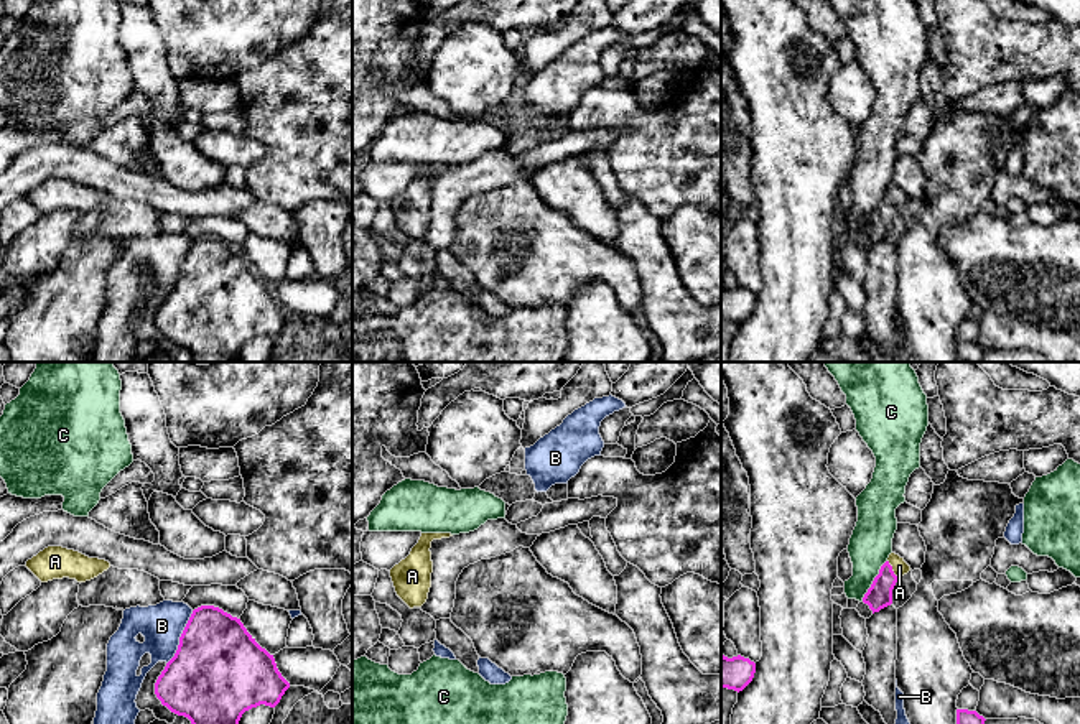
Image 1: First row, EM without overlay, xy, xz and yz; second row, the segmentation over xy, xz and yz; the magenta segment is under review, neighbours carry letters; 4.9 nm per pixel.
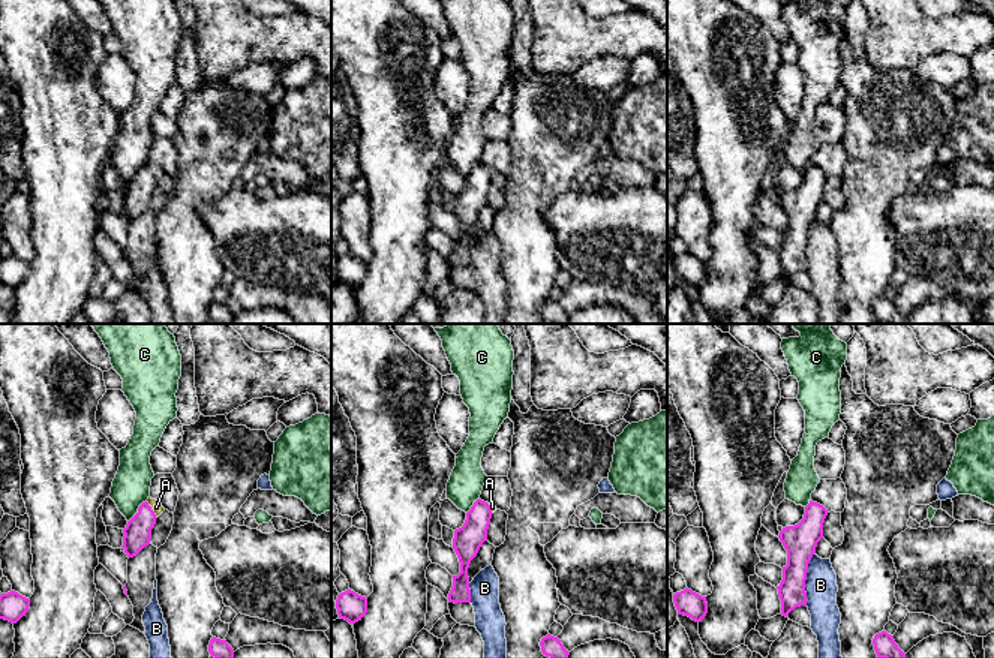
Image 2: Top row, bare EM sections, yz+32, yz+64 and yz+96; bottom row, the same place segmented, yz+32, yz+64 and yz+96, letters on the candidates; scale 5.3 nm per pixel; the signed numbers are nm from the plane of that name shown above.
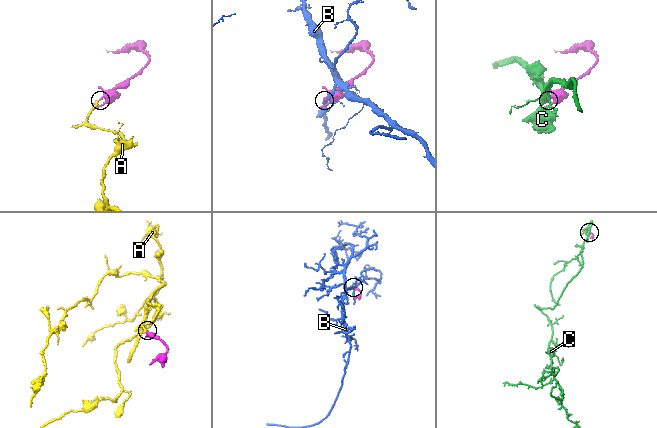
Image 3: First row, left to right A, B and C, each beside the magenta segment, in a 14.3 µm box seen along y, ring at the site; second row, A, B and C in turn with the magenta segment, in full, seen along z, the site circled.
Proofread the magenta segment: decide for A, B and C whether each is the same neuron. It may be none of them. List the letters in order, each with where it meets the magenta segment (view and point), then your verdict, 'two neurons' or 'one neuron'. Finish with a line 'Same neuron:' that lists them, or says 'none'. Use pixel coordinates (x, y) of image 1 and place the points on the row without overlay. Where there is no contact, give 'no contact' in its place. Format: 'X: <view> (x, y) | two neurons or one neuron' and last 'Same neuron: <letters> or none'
A: yz (891, 199) | one neuron
B: xy (180, 269) | two neurons
C: yz (873, 213) | two neurons
Same neuron: A

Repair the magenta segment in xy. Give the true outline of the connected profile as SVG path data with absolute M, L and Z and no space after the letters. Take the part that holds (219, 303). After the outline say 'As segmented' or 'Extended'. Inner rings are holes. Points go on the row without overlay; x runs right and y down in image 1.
M201 237L193 242L175 288L158 308L155 326L171 344L188 349L194 362L239 362L245 342L260 336L275 339L288 319L290 314L278 303L273 286L255 273L240 250L219 239Z. As segmented

